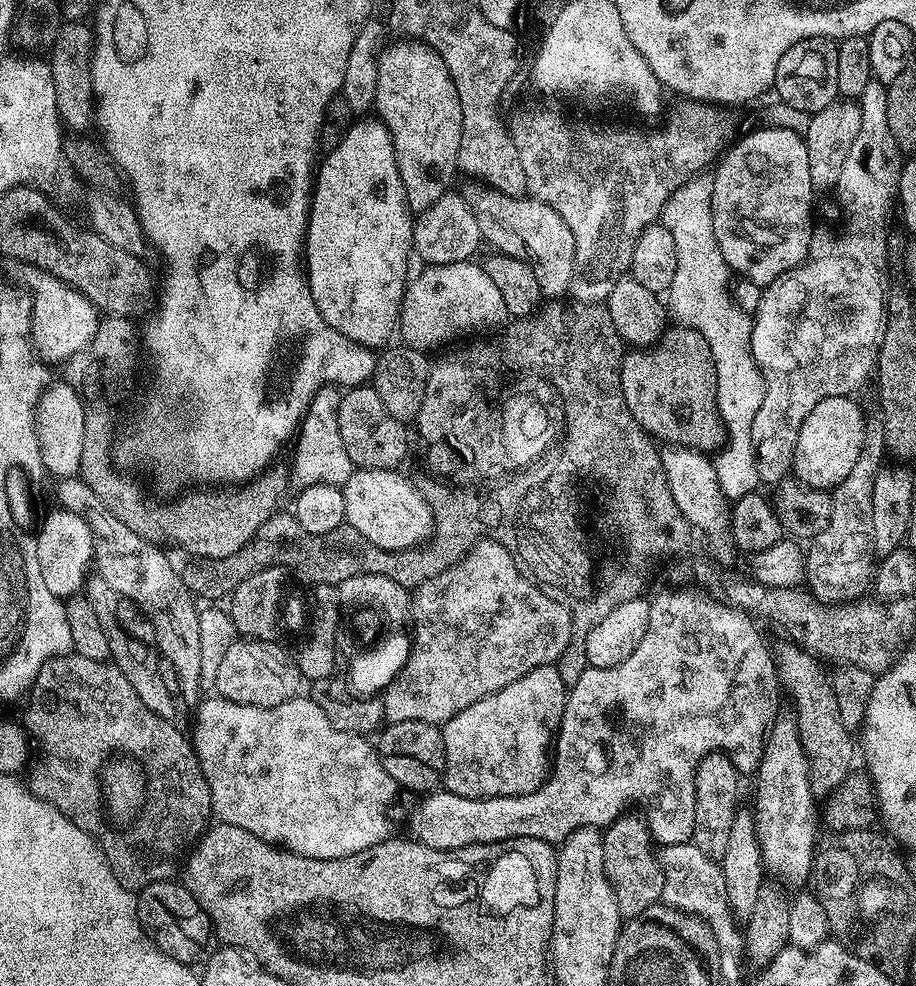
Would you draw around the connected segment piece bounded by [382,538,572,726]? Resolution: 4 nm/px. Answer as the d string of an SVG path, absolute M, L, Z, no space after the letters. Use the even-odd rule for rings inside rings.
M491 538L481 539L462 560L415 589L410 616L416 619L416 634L411 637L409 657L382 693L388 724L417 720L442 726L454 713L474 706L474 702L510 686L510 682L518 682L530 670L555 664L571 638L571 607L525 578L516 558Z

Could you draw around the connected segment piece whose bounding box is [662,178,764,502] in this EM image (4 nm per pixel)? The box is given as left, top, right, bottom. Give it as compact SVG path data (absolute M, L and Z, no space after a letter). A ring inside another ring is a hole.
M689 178L684 184L678 186L670 198L666 202L662 213L662 223L666 226L666 230L670 230L670 234L674 234L674 250L678 250L678 270L674 270L674 282L669 286L666 293L667 303L670 305L670 312L677 316L679 323L685 328L693 328L702 334L702 338L706 338L706 342L710 342L710 354L714 354L714 366L718 374L718 386L716 387L716 401L718 402L718 410L720 417L724 423L726 439L722 447L715 453L714 463L716 473L718 474L718 486L722 490L725 501L735 502L738 498L742 498L746 494L757 491L761 487L760 475L756 469L756 455L754 455L754 446L752 445L752 427L754 426L754 414L758 414L758 406L762 406L762 394L764 393L764 379L758 370L758 366L754 362L754 354L752 353L752 321L753 317L748 316L732 301L732 296L728 293L728 276L730 277L730 269L728 264L722 258L722 250L718 250L718 238L714 238L714 214L712 213L712 182L711 179Z

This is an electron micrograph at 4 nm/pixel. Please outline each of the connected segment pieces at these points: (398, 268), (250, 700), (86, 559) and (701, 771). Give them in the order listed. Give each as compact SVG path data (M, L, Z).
M379 118L366 119L357 119L349 126L342 142L338 142L336 149L327 153L315 169L302 256L306 261L312 297L329 329L342 334L346 340L380 350L397 331L399 310L404 304L404 293L410 280L408 255L411 257L414 252L414 220L404 197L402 178L398 174L394 142L383 121Z
M237 638L234 646L222 657L222 666L218 666L218 678L214 689L215 695L222 700L238 702L239 704L249 704L259 708L269 708L278 706L282 702L291 700L293 696L301 691L302 677L297 670L295 663L287 651L276 645L272 640L249 640L247 638Z
M54 508L36 532L38 566L41 567L42 582L50 594L61 600L77 595L87 583L93 565L93 532L89 524L73 511Z
M713 750L705 754L698 762L694 774L694 826L691 843L702 850L714 861L719 862L726 854L726 845L730 839L730 825L734 823L734 814L738 811L736 795L740 792L741 773L737 772L731 756L723 750Z

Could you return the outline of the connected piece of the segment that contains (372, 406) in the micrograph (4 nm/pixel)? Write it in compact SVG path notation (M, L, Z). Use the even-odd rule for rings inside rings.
M360 386L349 387L341 395L340 405L338 406L338 430L342 430L342 443L346 446L346 454L350 454L350 462L356 468L369 468L370 470L399 469L405 453L404 433L401 432L402 427L399 419L394 418L394 414L390 414L390 410L386 410L386 405L382 403L382 398L378 398L375 388L371 386L356 387Z

